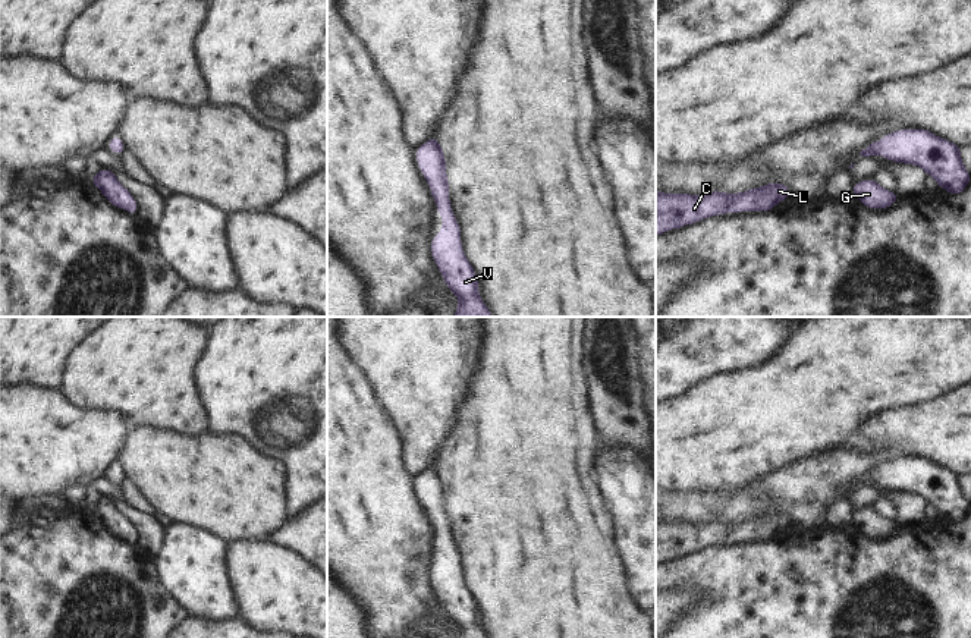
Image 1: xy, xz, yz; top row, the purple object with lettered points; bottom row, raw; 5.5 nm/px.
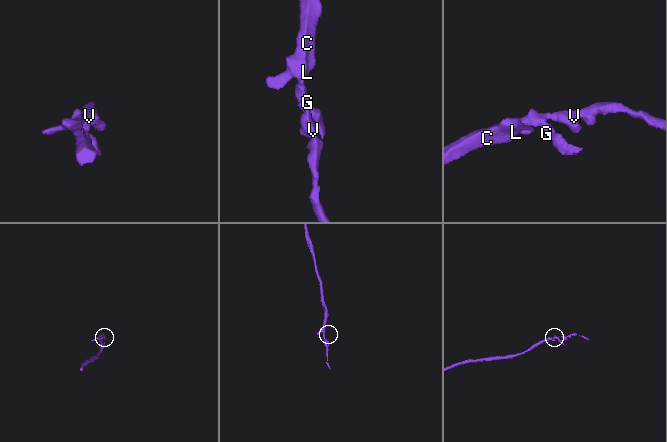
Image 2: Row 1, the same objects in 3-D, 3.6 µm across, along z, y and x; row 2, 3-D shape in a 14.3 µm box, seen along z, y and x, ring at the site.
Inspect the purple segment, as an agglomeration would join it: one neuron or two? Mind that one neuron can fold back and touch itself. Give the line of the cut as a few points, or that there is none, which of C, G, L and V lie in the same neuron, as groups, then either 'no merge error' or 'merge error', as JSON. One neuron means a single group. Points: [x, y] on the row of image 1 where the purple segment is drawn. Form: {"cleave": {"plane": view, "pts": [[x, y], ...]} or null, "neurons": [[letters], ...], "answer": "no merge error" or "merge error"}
{"cleave": null, "neurons": [["C", "G", "L", "V"]], "answer": "no merge error"}

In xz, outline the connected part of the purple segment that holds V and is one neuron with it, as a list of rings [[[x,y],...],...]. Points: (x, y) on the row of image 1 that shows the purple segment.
[[[436,136],[417,148],[417,160],[431,186],[437,211],[443,216],[443,230],[433,238],[431,254],[446,285],[459,298],[459,307],[453,317],[493,317],[478,296],[475,273],[462,251],[461,230],[449,202],[443,150]]]

